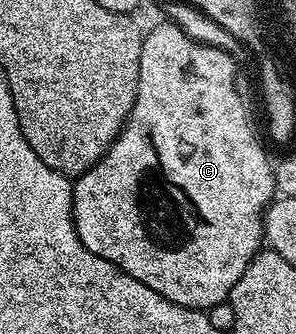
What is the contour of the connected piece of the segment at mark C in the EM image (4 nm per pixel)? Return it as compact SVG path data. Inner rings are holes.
M175 23L164 24L155 24L142 38L138 94L117 139L110 144L110 150L87 173L73 182L74 226L80 235L80 243L84 243L84 247L88 247L92 255L100 255L100 259L108 259L108 263L120 267L125 273L132 275L132 279L140 279L144 287L152 287L152 291L164 295L164 299L180 307L207 311L214 304L220 304L229 298L232 287L236 287L248 263L263 248L262 219L267 207L276 197L274 165L266 158L266 153L258 142L258 133L250 126L246 105L242 102L237 87L234 86L234 80L238 77L239 62L223 50L190 38Z

